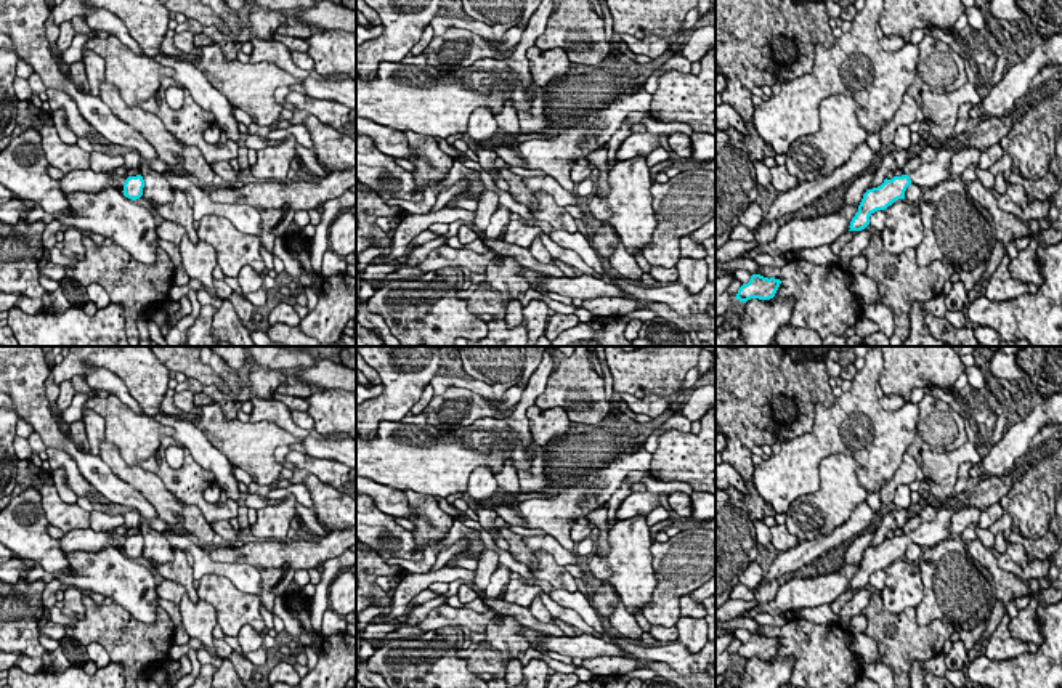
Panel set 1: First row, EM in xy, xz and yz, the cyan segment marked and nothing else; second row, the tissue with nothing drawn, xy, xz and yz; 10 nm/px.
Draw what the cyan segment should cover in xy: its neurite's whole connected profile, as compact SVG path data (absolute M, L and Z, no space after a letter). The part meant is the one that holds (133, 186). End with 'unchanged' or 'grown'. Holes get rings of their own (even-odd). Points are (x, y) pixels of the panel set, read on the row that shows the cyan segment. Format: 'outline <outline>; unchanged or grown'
outline M141 175L128 176L124 183L124 196L136 200L143 196L144 180Z; unchanged

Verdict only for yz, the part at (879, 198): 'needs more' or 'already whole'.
needs more

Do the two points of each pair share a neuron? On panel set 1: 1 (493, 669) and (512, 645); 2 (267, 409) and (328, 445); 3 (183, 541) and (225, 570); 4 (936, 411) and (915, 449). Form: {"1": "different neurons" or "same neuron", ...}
{"1": "same neuron", "2": "same neuron", "3": "same neuron", "4": "same neuron"}

